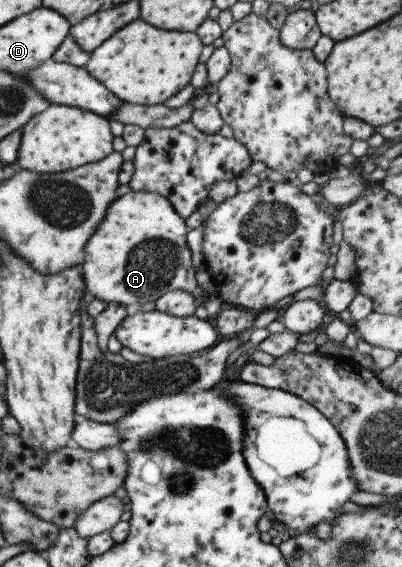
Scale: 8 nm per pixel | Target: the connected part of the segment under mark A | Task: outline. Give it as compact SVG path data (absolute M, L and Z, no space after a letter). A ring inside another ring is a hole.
M129 191L117 197L82 248L79 270L85 293L130 310L176 290L189 292L199 304L202 293L193 278L191 252L185 243L188 230L171 203L160 194Z

